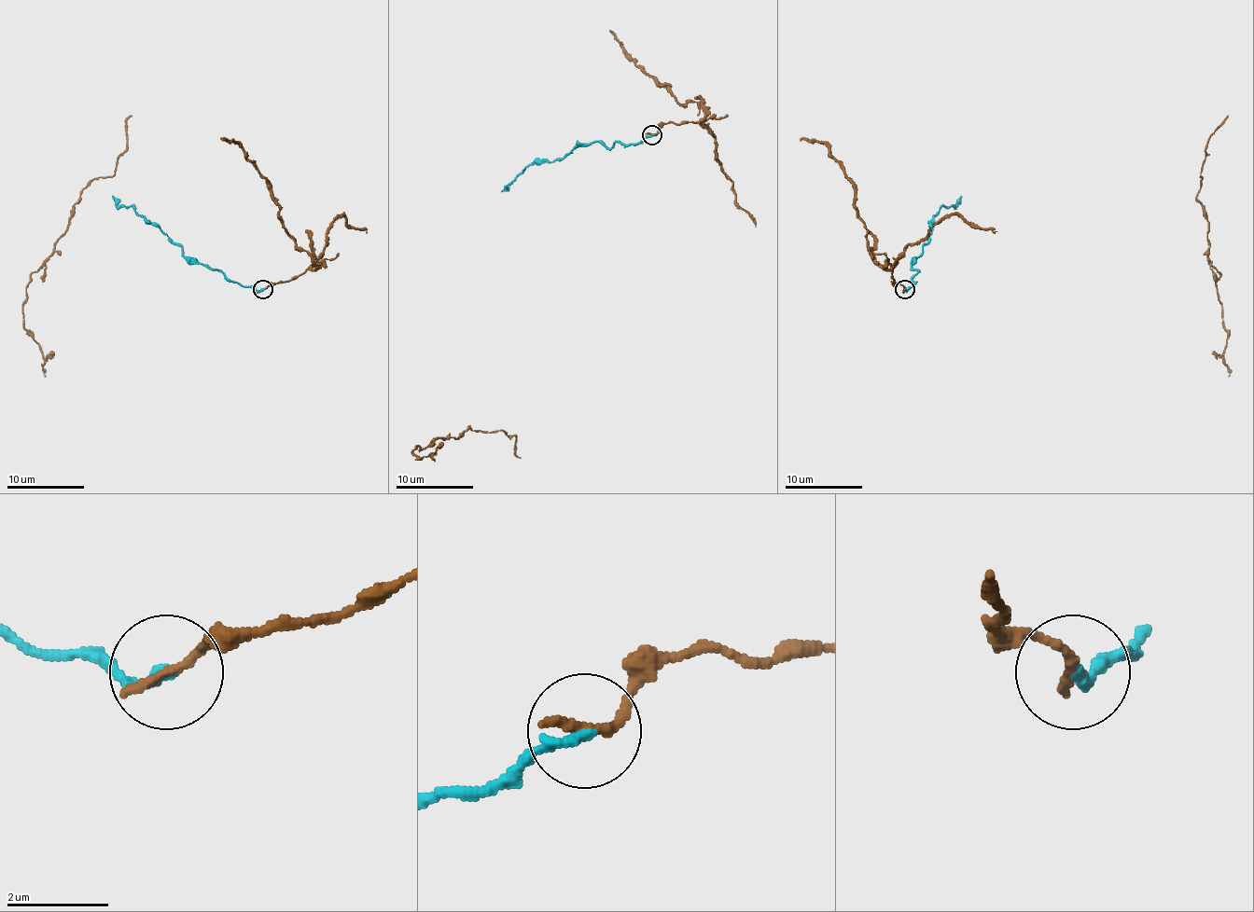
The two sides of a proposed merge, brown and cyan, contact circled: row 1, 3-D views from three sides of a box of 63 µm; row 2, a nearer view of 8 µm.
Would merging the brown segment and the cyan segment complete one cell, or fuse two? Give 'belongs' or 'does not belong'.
does not belong

